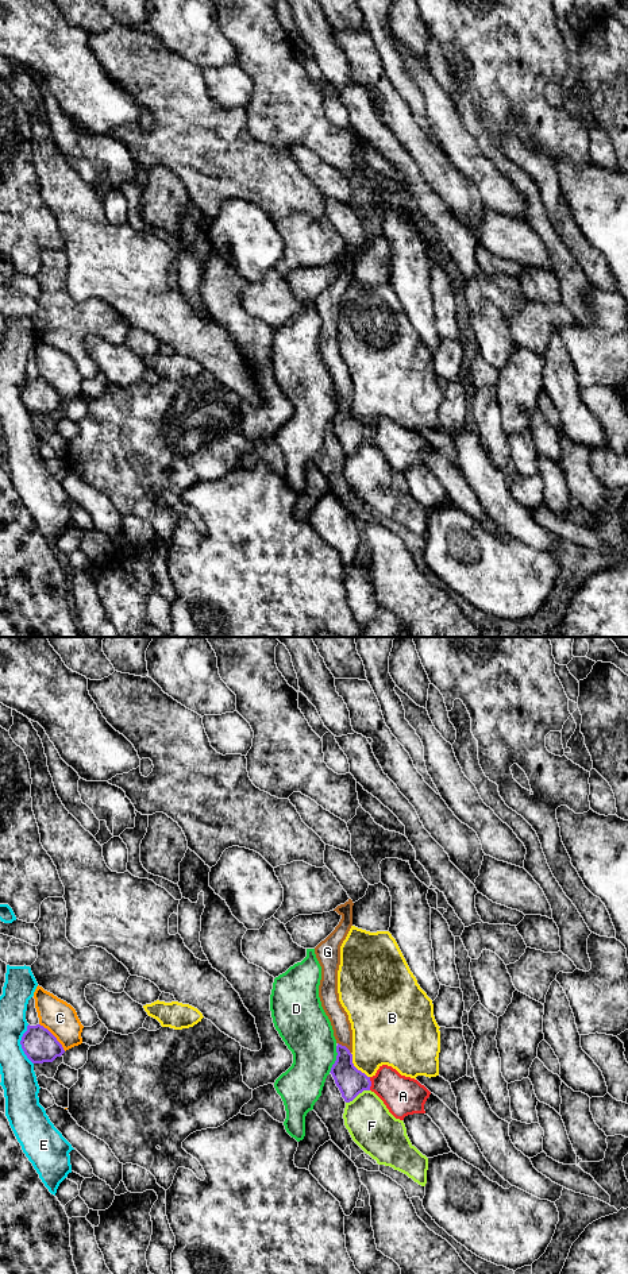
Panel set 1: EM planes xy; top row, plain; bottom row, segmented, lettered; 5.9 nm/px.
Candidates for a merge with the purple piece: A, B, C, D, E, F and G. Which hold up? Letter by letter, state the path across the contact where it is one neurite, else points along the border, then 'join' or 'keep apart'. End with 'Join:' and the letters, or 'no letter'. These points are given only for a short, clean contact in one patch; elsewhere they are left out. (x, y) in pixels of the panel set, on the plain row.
A: keep apart
B: keep apart
C: keep apart
D: keep apart
E: keep apart
F: keep apart
G: join
Join: G

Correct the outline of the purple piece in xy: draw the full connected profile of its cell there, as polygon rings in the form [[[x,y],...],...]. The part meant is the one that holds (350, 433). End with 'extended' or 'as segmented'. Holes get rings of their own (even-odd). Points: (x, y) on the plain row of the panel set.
[[[352,252],[338,258],[342,271],[335,282],[315,300],[316,310],[321,318],[319,350],[328,368],[336,391],[336,413],[331,426],[346,455],[352,453],[363,443],[370,443],[371,433],[352,416],[352,382],[348,367],[339,354],[338,323],[340,317],[340,298],[352,278]]]; extended

